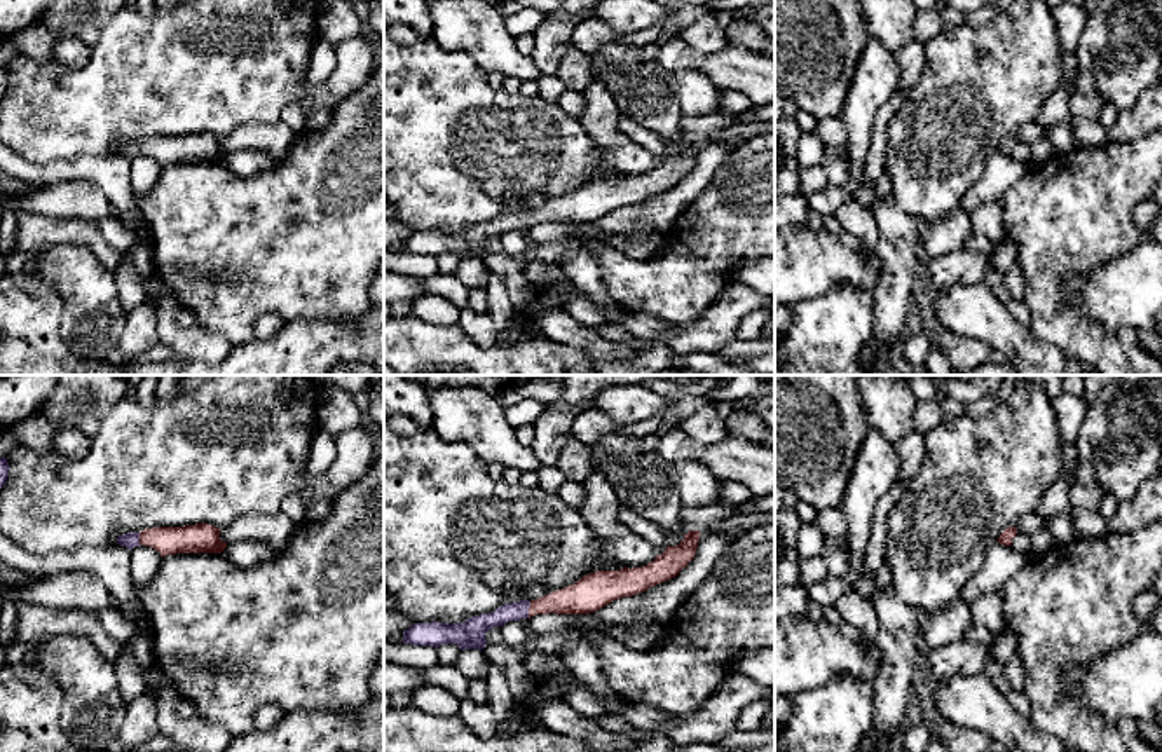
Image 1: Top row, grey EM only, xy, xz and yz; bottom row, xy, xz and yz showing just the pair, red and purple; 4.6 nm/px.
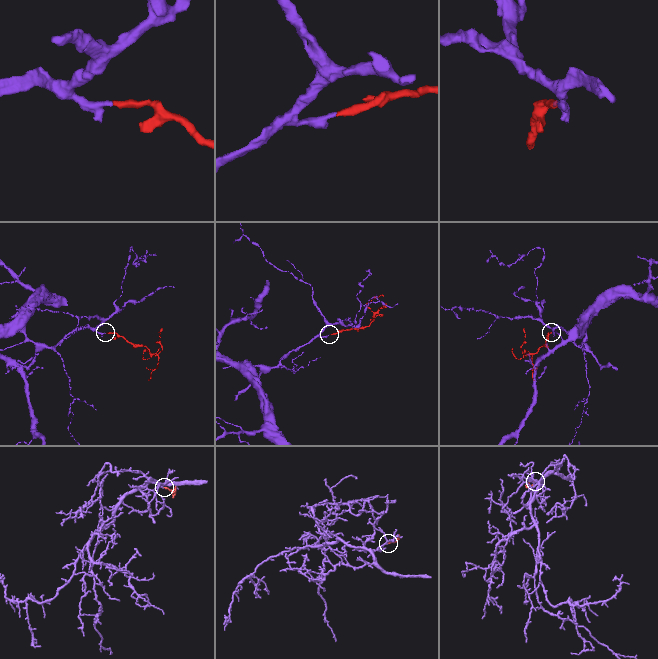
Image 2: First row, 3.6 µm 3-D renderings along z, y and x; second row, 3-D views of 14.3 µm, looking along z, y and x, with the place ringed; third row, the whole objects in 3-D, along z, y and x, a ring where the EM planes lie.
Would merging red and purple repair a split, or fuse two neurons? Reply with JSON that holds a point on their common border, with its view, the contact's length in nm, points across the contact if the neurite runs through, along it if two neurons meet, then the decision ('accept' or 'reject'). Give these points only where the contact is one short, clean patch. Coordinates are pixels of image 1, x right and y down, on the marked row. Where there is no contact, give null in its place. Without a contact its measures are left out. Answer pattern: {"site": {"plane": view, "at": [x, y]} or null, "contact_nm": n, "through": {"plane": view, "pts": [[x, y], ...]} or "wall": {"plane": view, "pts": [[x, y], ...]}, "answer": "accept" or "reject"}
{"site": {"plane": "xz", "at": [529, 609]}, "contact_nm": 80, "through": {"plane": "xz", "pts": [[581, 597], [529, 609], [508, 611], [478, 625]]}, "answer": "accept"}

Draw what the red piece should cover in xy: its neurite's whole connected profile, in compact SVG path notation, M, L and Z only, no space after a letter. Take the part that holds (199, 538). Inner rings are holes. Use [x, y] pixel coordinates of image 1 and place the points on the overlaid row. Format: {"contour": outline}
{"contour": "M209 523L185 527L154 527L141 532L127 532L117 537L117 544L133 550L134 546L150 546L166 555L176 553L222 553L227 543L220 539L220 529Z"}

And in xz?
{"contour": "M689 530L677 546L666 546L661 555L644 567L597 571L574 585L551 591L536 600L504 604L494 612L468 618L462 623L414 623L403 632L403 644L440 647L457 644L461 651L487 646L485 633L508 621L536 614L590 614L612 600L632 597L651 586L675 578L696 555L700 530Z"}

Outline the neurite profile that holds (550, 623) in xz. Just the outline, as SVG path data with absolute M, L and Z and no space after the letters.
M536 614L527 618L530 633L553 635L569 628L578 619L578 614Z

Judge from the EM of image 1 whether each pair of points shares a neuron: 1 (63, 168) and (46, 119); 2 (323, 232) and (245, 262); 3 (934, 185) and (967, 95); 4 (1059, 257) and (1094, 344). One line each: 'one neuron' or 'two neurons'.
1: two neurons
2: one neuron
3: one neuron
4: one neuron

